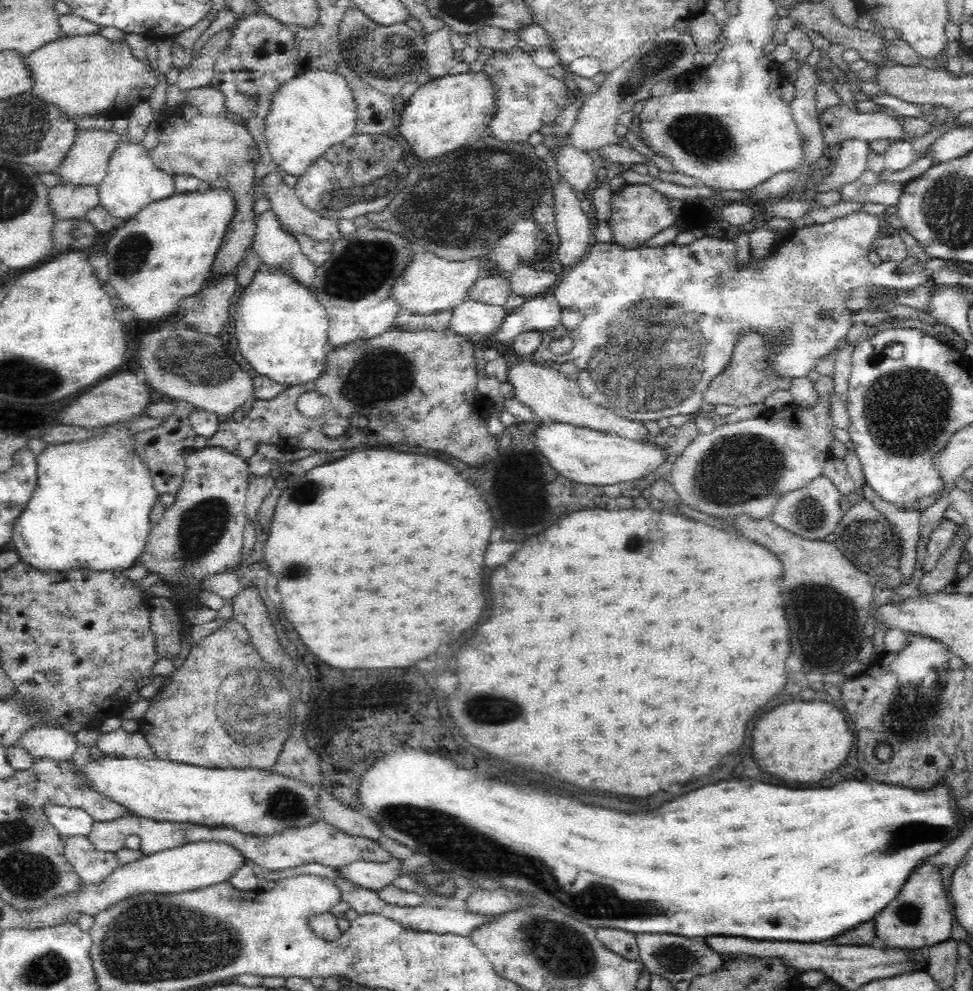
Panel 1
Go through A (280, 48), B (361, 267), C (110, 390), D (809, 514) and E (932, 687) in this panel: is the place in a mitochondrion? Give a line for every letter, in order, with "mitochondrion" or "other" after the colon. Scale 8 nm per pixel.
A: other
B: mitochondrion
C: other
D: mitochondrion
E: mitochondrion

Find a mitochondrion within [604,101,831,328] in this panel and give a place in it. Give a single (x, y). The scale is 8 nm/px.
(702, 136)

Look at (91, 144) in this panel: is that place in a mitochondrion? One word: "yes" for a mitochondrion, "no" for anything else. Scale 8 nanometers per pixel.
no

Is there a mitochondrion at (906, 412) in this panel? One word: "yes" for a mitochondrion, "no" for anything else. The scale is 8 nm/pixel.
yes

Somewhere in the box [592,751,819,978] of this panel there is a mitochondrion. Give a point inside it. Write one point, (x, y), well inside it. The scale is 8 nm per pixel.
(671, 958)

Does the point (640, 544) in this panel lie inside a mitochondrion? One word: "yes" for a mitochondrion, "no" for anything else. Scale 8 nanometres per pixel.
yes

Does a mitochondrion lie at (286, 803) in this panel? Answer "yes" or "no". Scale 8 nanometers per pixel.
yes

